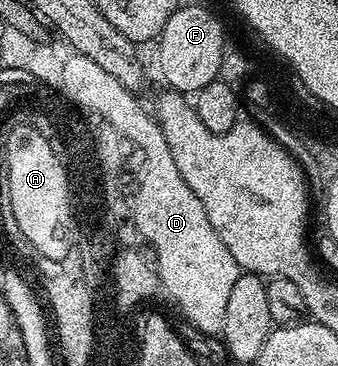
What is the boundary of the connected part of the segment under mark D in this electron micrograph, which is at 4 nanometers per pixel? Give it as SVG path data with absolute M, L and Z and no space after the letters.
M76 52L76 61L67 61L64 68L64 85L76 97L76 107L89 114L97 113L99 120L114 127L125 142L133 141L146 161L143 193L140 193L139 223L145 224L145 233L156 241L160 250L160 264L164 278L159 280L163 292L184 312L184 317L200 333L223 334L226 323L226 303L230 290L238 283L240 264L226 251L226 243L218 239L218 231L206 219L206 207L186 187L174 155L162 135L162 127L151 112L140 106L140 97L131 93L114 75L109 75L94 59Z

